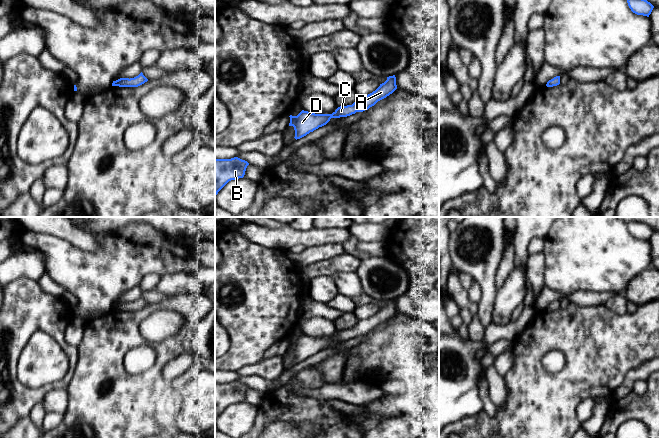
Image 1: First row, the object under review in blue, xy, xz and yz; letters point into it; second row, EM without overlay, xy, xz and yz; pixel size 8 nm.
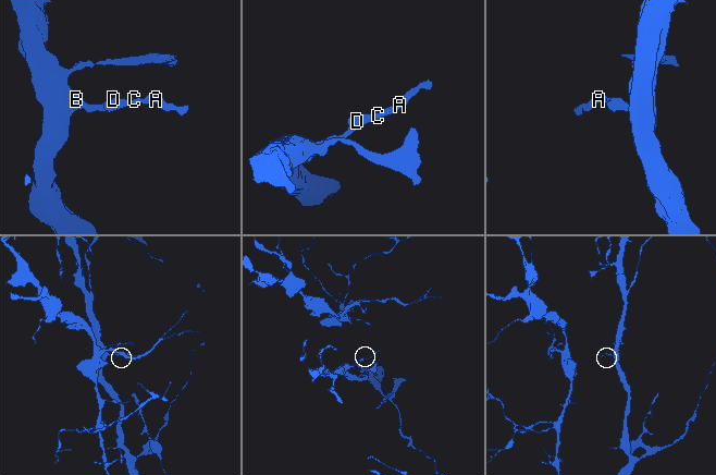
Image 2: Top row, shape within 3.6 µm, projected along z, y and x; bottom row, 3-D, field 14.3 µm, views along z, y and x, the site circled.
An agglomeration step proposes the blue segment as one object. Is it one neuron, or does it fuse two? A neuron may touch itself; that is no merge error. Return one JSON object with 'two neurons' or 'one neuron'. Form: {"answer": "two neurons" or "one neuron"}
{"answer": "one neuron"}

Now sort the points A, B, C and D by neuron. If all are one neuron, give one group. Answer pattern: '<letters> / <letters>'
A B C D

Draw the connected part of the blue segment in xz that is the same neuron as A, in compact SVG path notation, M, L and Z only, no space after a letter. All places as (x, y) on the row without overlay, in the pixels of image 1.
M395 299L387 304L372 317L358 320L352 329L340 330L332 338L315 338L302 334L297 340L290 339L289 350L295 354L295 363L300 363L310 356L326 349L331 342L347 341L356 336L363 336L374 330L378 325L386 322L397 313Z

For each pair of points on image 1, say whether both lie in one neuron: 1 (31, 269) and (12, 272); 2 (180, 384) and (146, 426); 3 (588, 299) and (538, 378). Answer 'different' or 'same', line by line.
1: same
2: different
3: different

